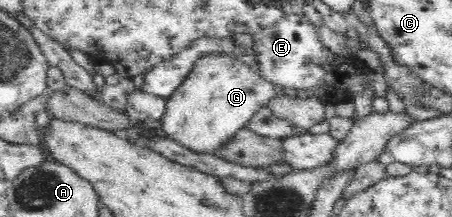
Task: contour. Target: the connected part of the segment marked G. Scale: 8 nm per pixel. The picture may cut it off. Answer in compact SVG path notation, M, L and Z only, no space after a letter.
M226 50L202 52L173 95L168 98L162 129L170 138L200 152L217 148L229 135L247 125L270 99L282 96L280 88L264 81L254 66Z

